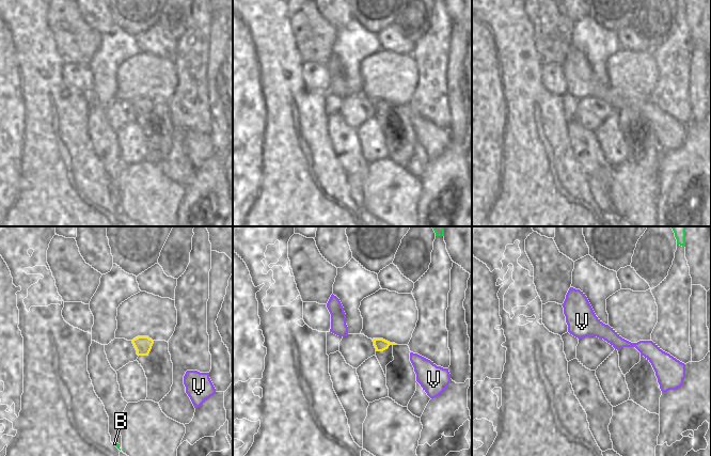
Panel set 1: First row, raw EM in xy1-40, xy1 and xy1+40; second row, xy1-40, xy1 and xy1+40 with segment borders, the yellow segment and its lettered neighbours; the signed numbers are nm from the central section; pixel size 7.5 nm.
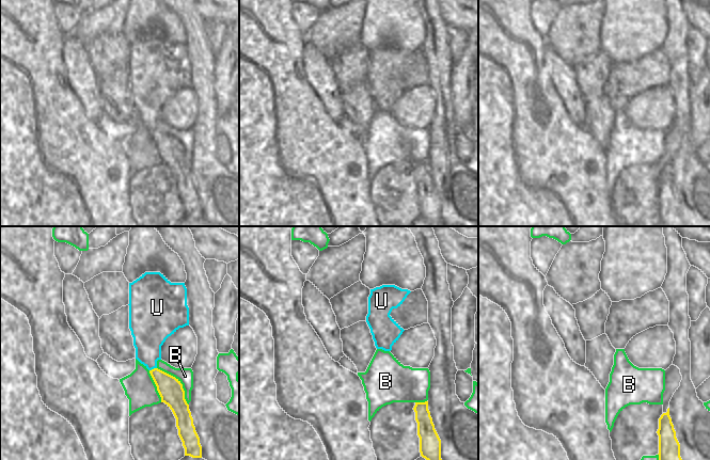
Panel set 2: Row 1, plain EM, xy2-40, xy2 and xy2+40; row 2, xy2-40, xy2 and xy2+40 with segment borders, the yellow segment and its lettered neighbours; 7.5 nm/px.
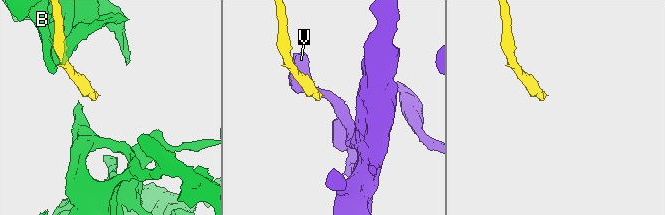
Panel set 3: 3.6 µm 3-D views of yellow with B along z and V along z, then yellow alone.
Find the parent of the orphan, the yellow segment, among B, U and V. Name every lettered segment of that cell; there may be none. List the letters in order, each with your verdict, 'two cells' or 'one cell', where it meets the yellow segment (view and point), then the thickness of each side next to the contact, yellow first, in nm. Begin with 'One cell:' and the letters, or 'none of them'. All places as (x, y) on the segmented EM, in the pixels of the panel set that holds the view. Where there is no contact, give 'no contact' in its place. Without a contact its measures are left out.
One cell: U
B: two cells | xy2-40 (179, 382) | 180/110 nm
U: one cell | xy2-40 (154, 368) | 180/240 nm
V: two cells | no contact

